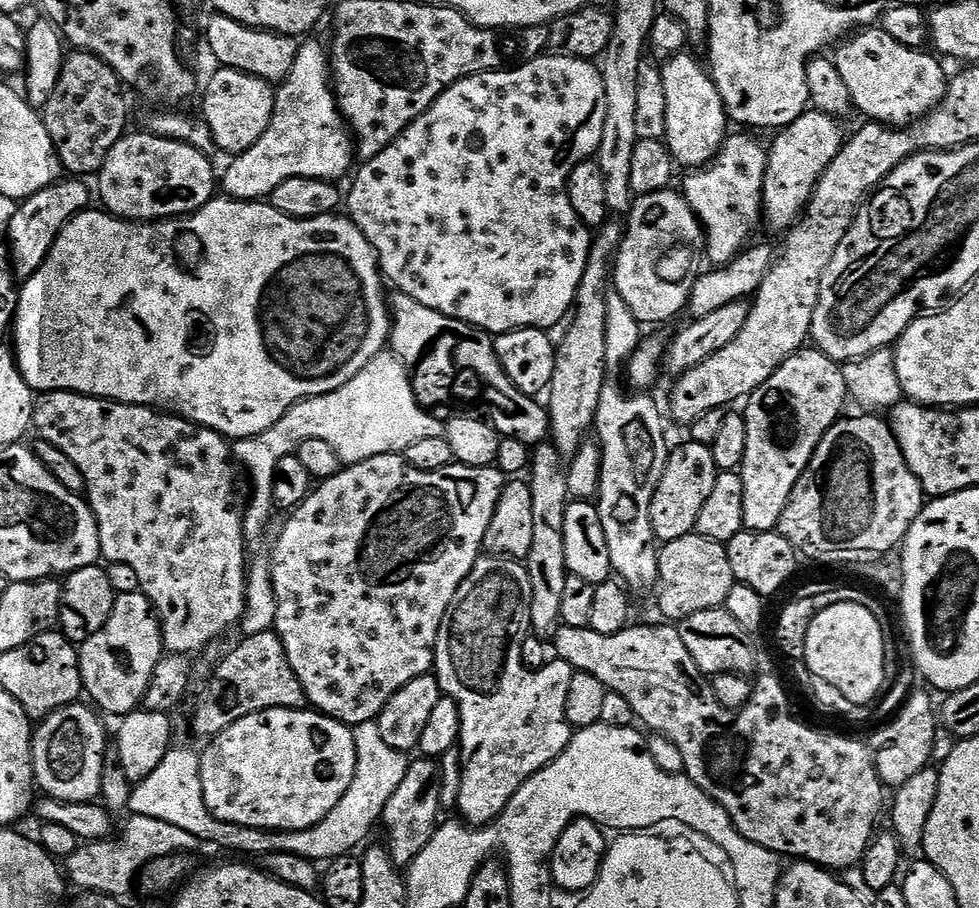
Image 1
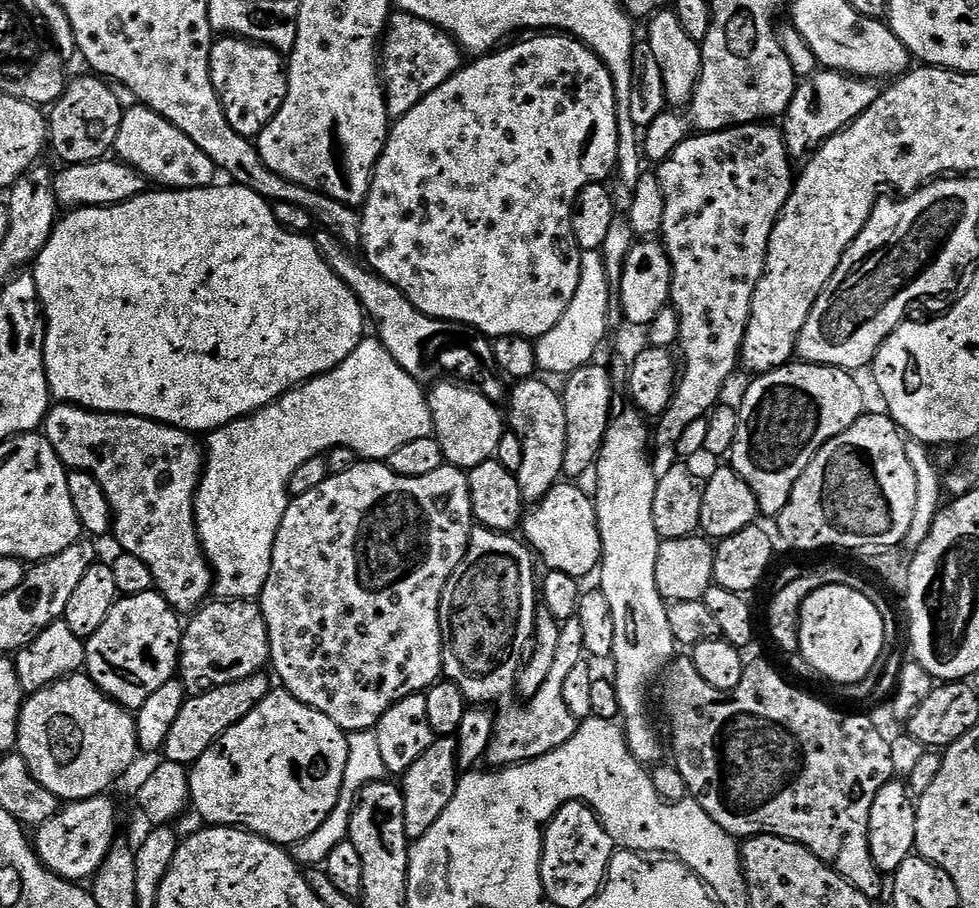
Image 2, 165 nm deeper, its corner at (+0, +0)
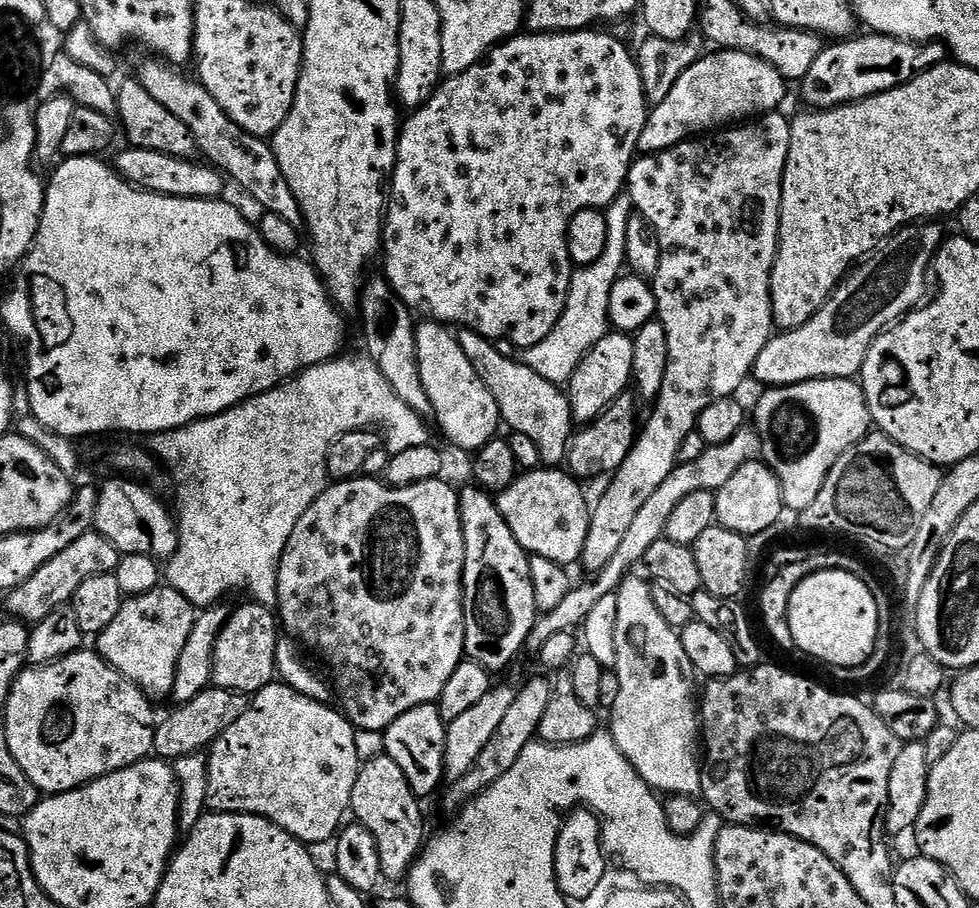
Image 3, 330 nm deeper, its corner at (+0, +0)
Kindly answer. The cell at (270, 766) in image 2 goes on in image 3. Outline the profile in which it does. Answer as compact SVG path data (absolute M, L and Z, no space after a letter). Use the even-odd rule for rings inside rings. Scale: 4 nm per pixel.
M273 682L265 686L262 691L255 693L251 697L246 714L242 714L242 718L238 718L238 722L234 722L234 726L230 726L230 730L223 732L210 745L210 751L207 753L210 782L208 808L213 812L246 812L250 816L261 816L274 822L282 830L286 830L294 839L299 840L305 846L324 844L328 839L329 843L345 823L344 815L346 817L349 815L352 795L354 794L354 782L360 773L362 761L356 745L357 729L353 728L343 711L337 710L335 707L333 707L334 709L327 708L328 706L327 703L311 700L309 696L303 696L301 692L283 682Z

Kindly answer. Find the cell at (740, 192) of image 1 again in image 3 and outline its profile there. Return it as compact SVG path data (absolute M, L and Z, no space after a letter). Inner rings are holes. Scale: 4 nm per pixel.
M779 111L767 113L755 122L744 122L739 126L729 127L727 130L717 131L715 134L705 135L703 138L683 140L681 144L675 144L664 152L653 152L641 155L633 160L632 168L628 171L628 183L626 194L632 200L632 207L645 222L656 232L658 242L662 246L662 262L658 266L658 274L651 281L656 299L656 314L662 327L666 330L666 346L668 347L668 361L666 362L666 378L662 378L662 390L656 396L651 405L652 417L643 421L639 429L636 442L633 444L630 454L626 454L626 462L622 462L619 470L607 481L608 489L600 496L600 501L595 501L588 517L588 533L586 534L586 546L582 550L579 563L584 564L588 574L597 574L610 562L617 553L622 538L629 532L634 518L654 492L658 490L666 478L670 478L680 459L682 442L686 442L686 434L696 431L696 423L700 420L702 410L719 400L726 400L737 395L736 391L744 384L744 379L749 379L750 373L755 369L758 354L768 345L768 341L774 335L774 321L772 319L772 268L776 264L776 251L780 249L780 203L782 202L782 182L784 171L788 161L790 150L790 130L792 125L789 117L780 116Z

